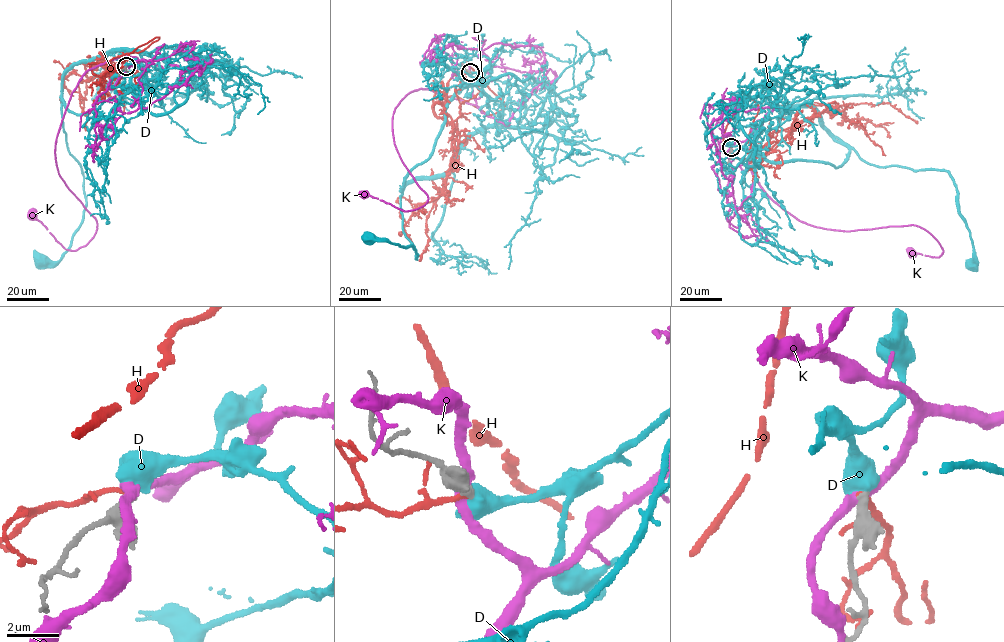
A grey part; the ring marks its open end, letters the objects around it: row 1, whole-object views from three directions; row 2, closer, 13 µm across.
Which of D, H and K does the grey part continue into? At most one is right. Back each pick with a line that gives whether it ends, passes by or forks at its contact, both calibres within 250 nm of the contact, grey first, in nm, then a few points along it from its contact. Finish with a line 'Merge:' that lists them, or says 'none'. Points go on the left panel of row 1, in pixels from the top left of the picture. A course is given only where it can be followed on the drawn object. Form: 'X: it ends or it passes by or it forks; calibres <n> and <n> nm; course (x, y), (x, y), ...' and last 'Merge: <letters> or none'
Merge: none

